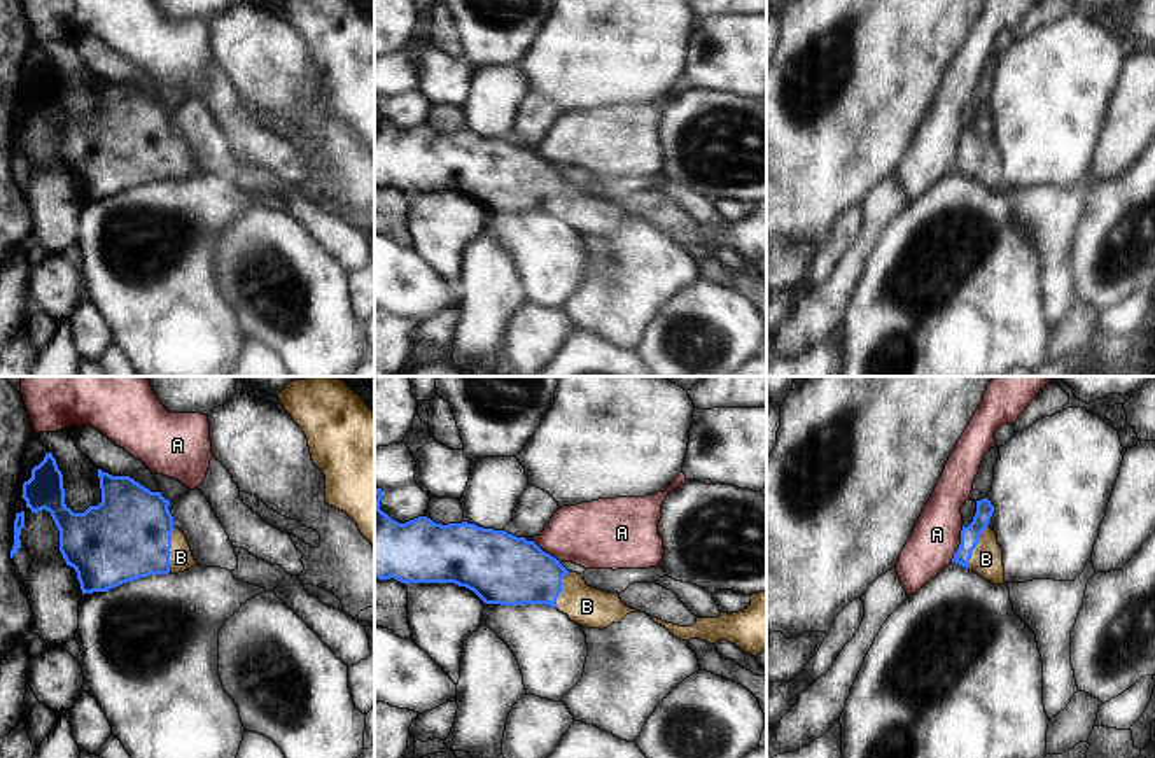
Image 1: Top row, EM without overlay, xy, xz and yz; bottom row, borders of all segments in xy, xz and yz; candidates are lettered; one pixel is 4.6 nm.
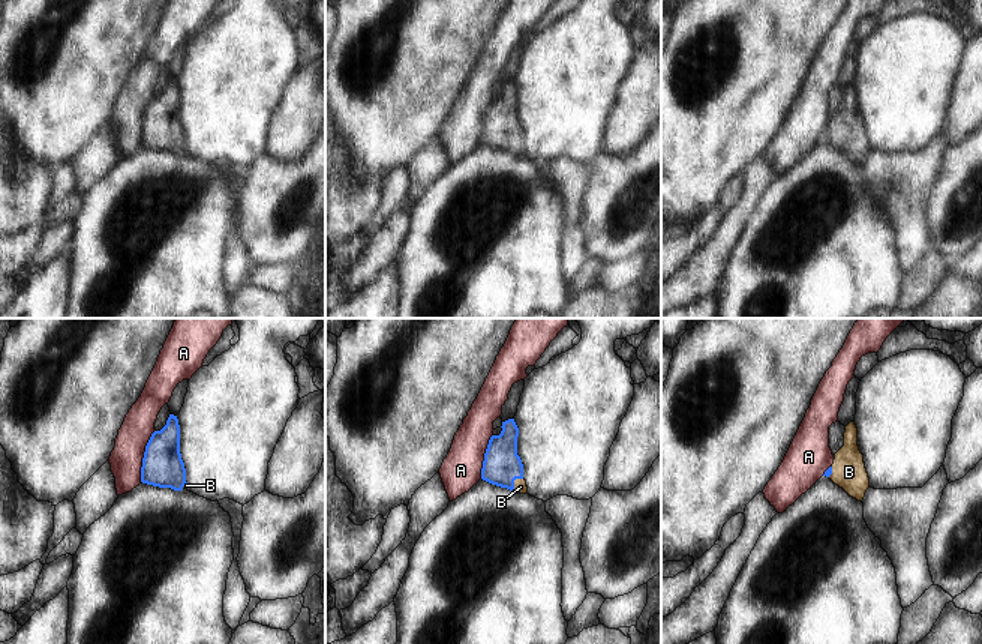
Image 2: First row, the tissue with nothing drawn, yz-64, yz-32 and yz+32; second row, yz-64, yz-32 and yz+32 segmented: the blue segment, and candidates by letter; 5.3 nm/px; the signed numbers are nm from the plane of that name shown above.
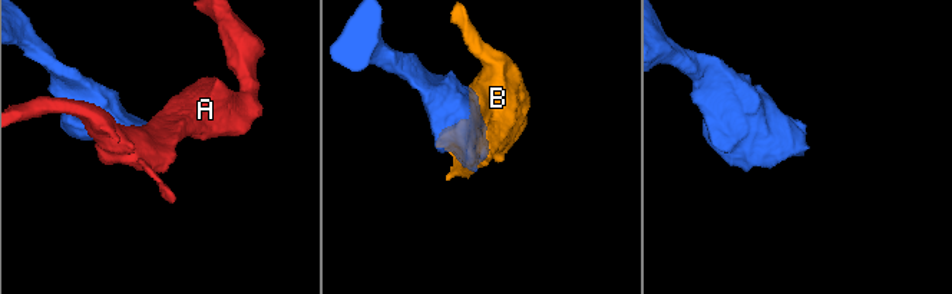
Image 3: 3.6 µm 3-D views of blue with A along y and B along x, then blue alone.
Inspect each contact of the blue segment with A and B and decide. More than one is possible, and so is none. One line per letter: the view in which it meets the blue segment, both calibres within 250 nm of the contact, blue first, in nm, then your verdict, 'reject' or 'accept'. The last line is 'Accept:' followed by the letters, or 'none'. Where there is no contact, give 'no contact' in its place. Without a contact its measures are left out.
A: meets blue in yz; 90 nm thick on the blue side, 220 nm on the other; reject
B: meets blue in xy; 400 nm thick on the blue side, 110 nm on the other; accept
Accept: B

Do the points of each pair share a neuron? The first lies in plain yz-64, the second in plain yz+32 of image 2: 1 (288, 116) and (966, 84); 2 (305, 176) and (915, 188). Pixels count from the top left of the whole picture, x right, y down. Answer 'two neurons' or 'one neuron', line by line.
1: one neuron
2: two neurons

